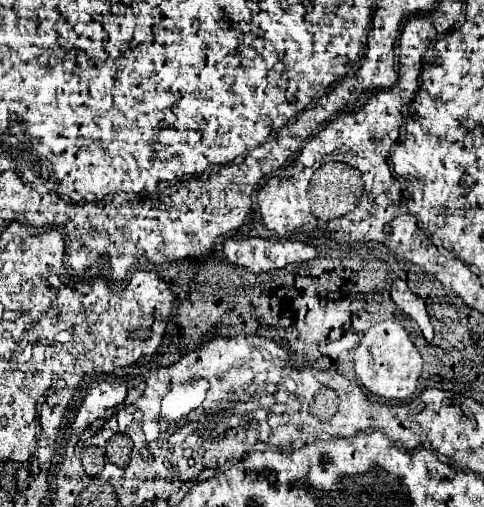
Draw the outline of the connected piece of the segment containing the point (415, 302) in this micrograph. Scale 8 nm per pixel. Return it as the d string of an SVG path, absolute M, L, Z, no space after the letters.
M397 279L393 281L393 287L391 287L391 299L395 301L395 305L407 313L413 321L417 321L419 329L423 331L423 337L427 343L431 343L433 339L433 327L431 327L431 321L429 321L429 315L425 311L425 303L419 295L415 295L405 281Z

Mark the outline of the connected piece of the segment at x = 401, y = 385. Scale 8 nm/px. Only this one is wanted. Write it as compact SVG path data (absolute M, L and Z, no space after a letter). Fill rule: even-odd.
M381 321L371 327L355 349L355 373L367 391L373 395L405 401L417 389L417 379L423 369L423 359L399 321Z

